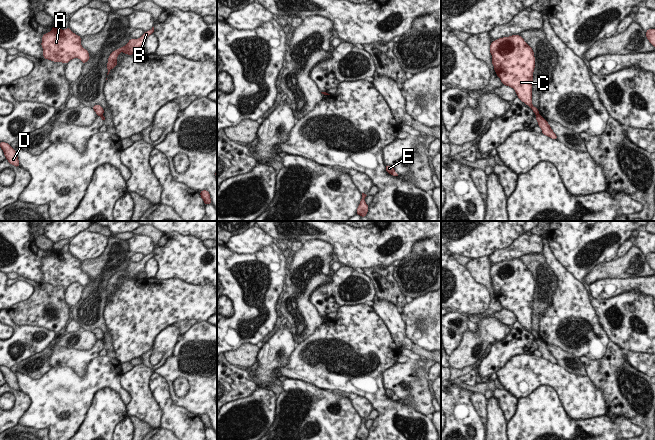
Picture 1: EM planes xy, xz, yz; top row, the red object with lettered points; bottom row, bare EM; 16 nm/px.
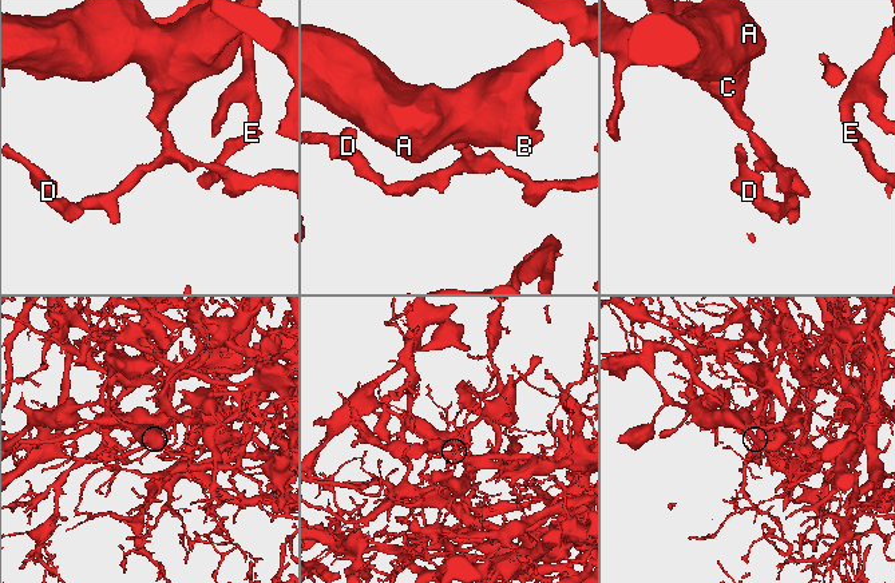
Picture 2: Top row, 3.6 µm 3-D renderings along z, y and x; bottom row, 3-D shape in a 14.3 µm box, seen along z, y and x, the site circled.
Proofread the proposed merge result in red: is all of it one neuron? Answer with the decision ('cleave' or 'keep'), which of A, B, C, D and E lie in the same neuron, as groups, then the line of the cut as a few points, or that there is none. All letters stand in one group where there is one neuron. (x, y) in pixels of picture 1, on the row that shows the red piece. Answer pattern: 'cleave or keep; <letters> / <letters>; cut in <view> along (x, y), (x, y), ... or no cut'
cleave; A B C / D E; cut in yz along (538, 113), (536, 115)

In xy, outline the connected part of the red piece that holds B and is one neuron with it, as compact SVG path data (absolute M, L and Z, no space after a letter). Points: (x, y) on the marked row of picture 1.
M152 27L151 30L144 32L144 34L138 38L138 39L131 39L129 40L128 44L125 45L124 47L118 48L117 50L114 50L108 58L108 63L107 63L107 70L109 72L111 71L112 68L117 66L117 57L120 52L124 52L125 54L132 55L132 54L137 54L137 52L145 46L145 40L146 38L151 35L154 32L154 27Z

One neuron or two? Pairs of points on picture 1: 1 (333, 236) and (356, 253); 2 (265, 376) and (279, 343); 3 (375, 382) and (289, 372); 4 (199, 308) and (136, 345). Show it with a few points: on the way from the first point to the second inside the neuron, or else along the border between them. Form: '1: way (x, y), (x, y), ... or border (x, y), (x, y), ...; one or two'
1: way (339, 236), (351, 247); one
2: way (267, 368), (270, 358), (276, 351); one
3: way (354, 381), (327, 372), (310, 372); one
4: way (183, 308), (173, 308), (152, 329); one

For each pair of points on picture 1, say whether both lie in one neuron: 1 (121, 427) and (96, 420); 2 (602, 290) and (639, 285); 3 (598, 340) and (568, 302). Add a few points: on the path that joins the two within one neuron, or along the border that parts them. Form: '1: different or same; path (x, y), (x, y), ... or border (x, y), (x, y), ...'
1: different; border (127, 416), (113, 429)
2: same; path (611, 287), (630, 285)
3: same; path (598, 331), (587, 318), (578, 312)

